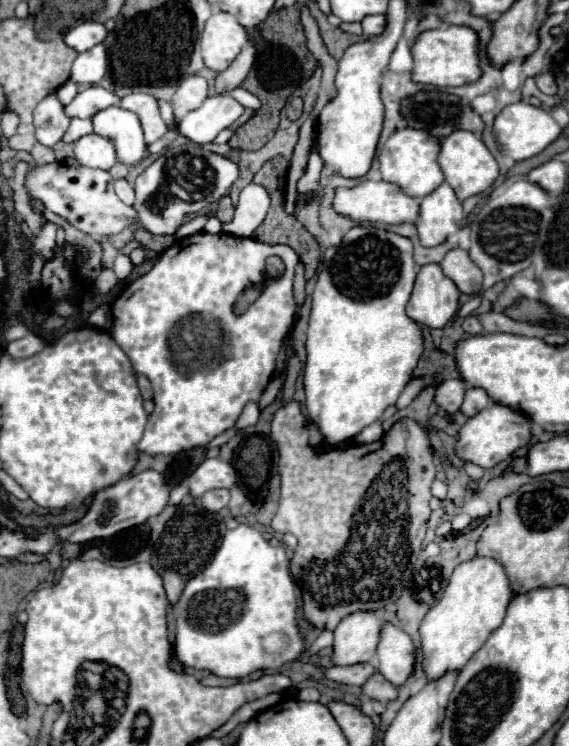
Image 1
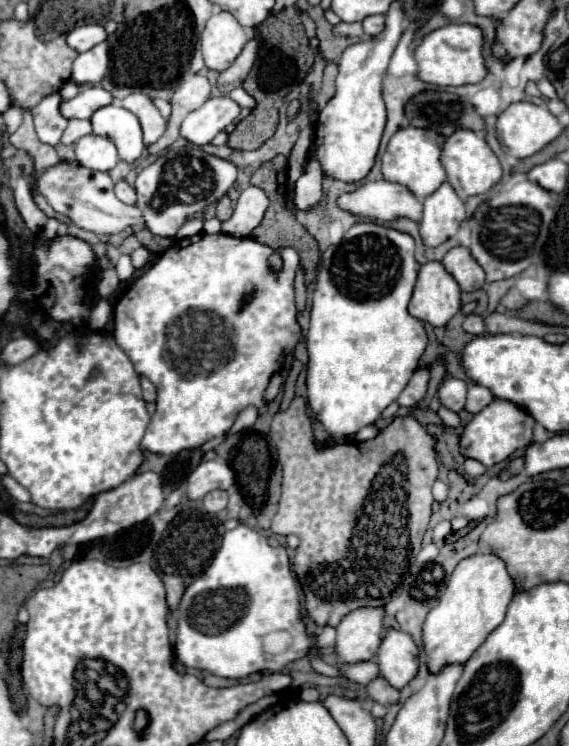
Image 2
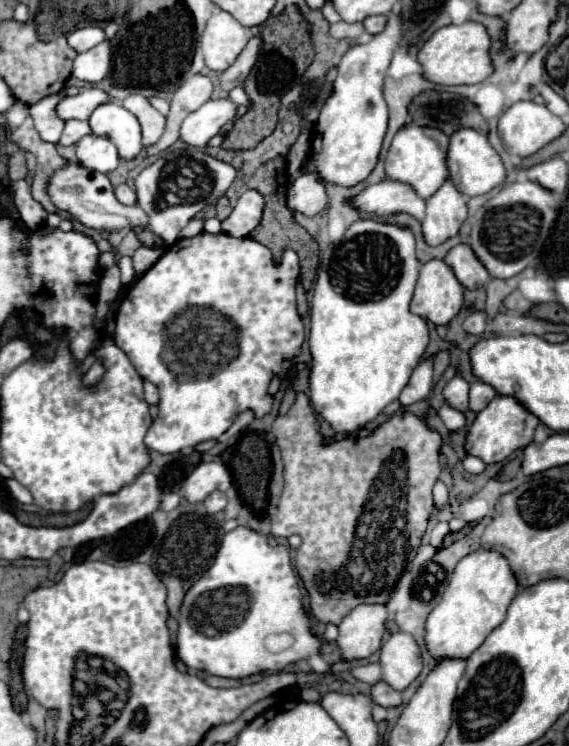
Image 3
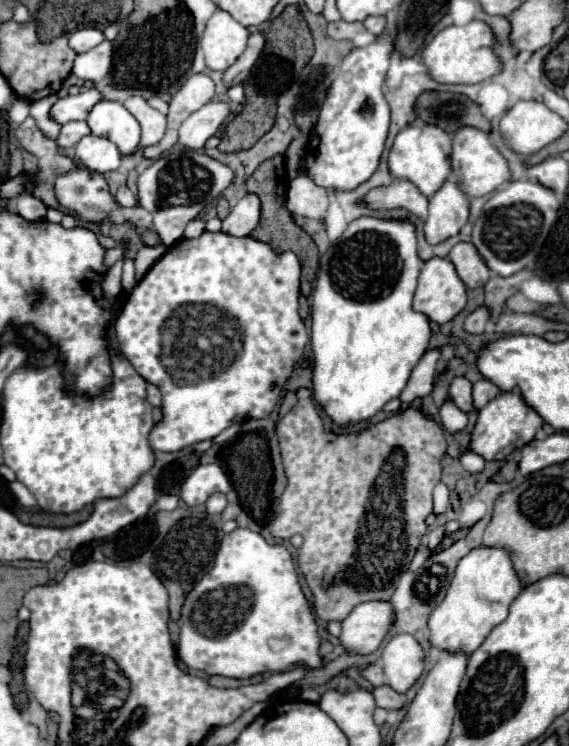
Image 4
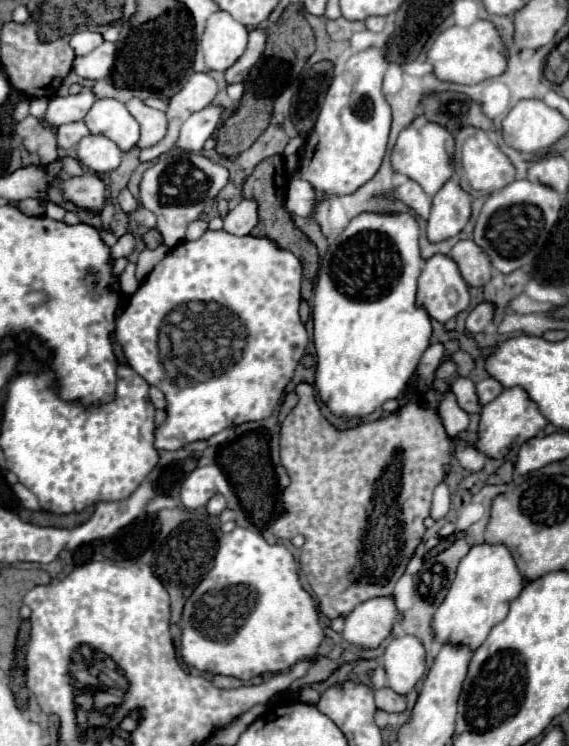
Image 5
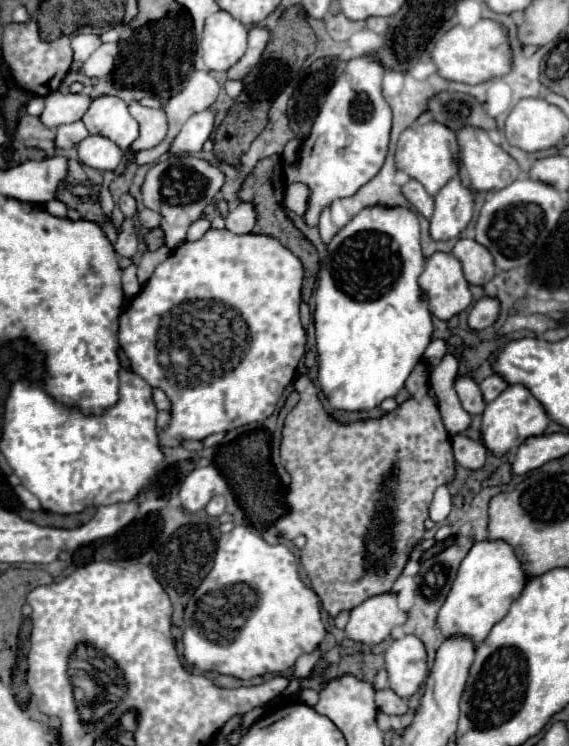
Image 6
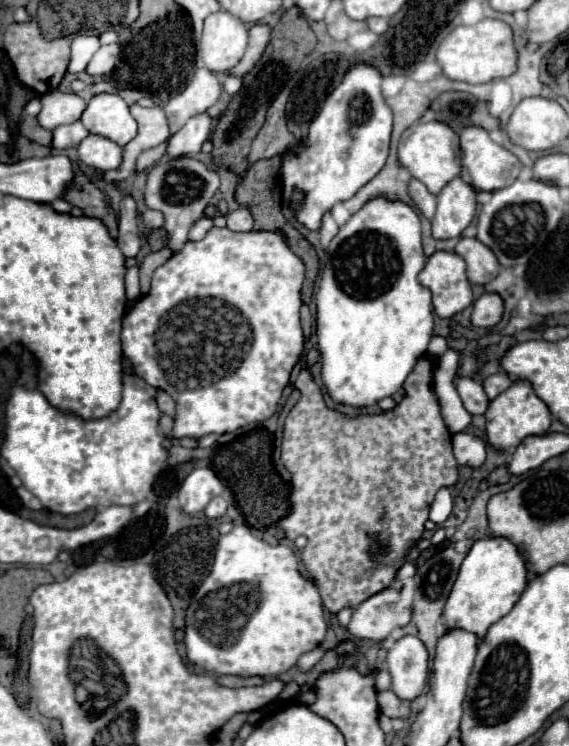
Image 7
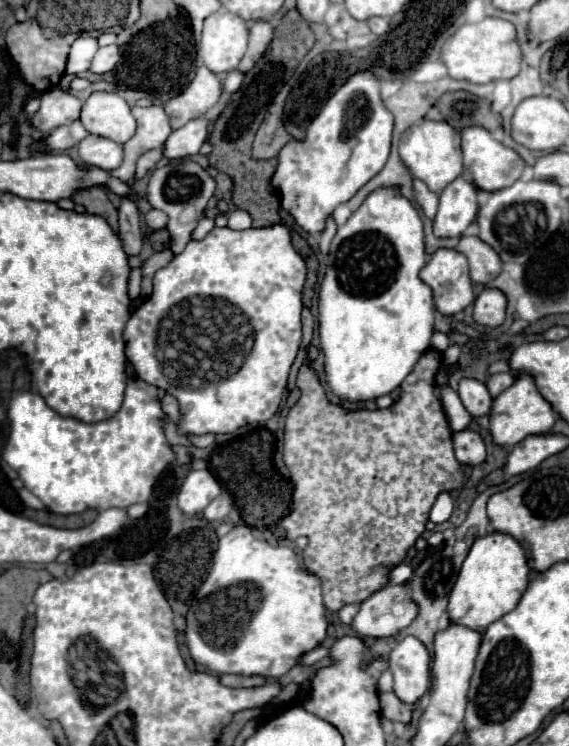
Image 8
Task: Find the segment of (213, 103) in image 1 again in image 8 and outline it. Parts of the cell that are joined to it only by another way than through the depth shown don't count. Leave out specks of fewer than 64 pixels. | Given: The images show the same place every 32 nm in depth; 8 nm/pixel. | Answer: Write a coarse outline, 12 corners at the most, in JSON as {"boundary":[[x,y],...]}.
{"boundary":[[190,120],[164,142],[164,158],[198,154],[208,138],[208,122]]}

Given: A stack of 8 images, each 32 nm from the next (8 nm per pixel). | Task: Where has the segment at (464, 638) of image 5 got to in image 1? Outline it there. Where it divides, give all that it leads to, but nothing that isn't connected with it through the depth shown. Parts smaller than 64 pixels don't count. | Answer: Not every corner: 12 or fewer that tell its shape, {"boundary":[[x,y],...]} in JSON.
{"boundary":[[498,560],[458,564],[420,624],[428,680],[460,670],[502,624]]}

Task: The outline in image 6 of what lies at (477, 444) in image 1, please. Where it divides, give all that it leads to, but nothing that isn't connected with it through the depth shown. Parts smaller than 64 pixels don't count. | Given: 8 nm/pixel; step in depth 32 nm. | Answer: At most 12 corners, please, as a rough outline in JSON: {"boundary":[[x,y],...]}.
{"boundary":[[524,384],[508,386],[482,414],[496,456],[544,434],[550,418]]}

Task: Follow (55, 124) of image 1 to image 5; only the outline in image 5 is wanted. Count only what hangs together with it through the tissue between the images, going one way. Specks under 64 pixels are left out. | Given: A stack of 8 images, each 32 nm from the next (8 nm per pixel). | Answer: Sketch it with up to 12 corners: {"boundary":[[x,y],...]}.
{"boundary":[[46,98],[30,100],[30,114],[42,124],[46,112]]}

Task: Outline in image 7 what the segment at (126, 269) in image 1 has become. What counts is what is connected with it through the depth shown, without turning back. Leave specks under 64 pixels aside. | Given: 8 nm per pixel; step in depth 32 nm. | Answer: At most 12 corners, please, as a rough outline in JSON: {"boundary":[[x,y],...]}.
{"boundary":[[138,266],[126,272],[128,300],[140,298]]}

